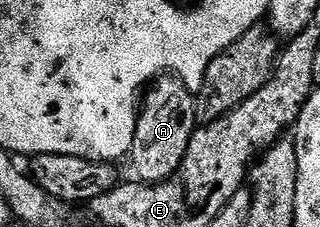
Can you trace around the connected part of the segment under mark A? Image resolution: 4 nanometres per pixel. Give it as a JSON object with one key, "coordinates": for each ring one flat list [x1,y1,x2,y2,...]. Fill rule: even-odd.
{"coordinates":[[162,74,148,85,139,104,133,144,127,157,128,163,133,163,133,172,137,175,134,177,140,183,158,184,171,178,179,168,179,162,187,152,187,142,191,142,193,129,198,127,194,99,194,93,188,86,172,74]]}

